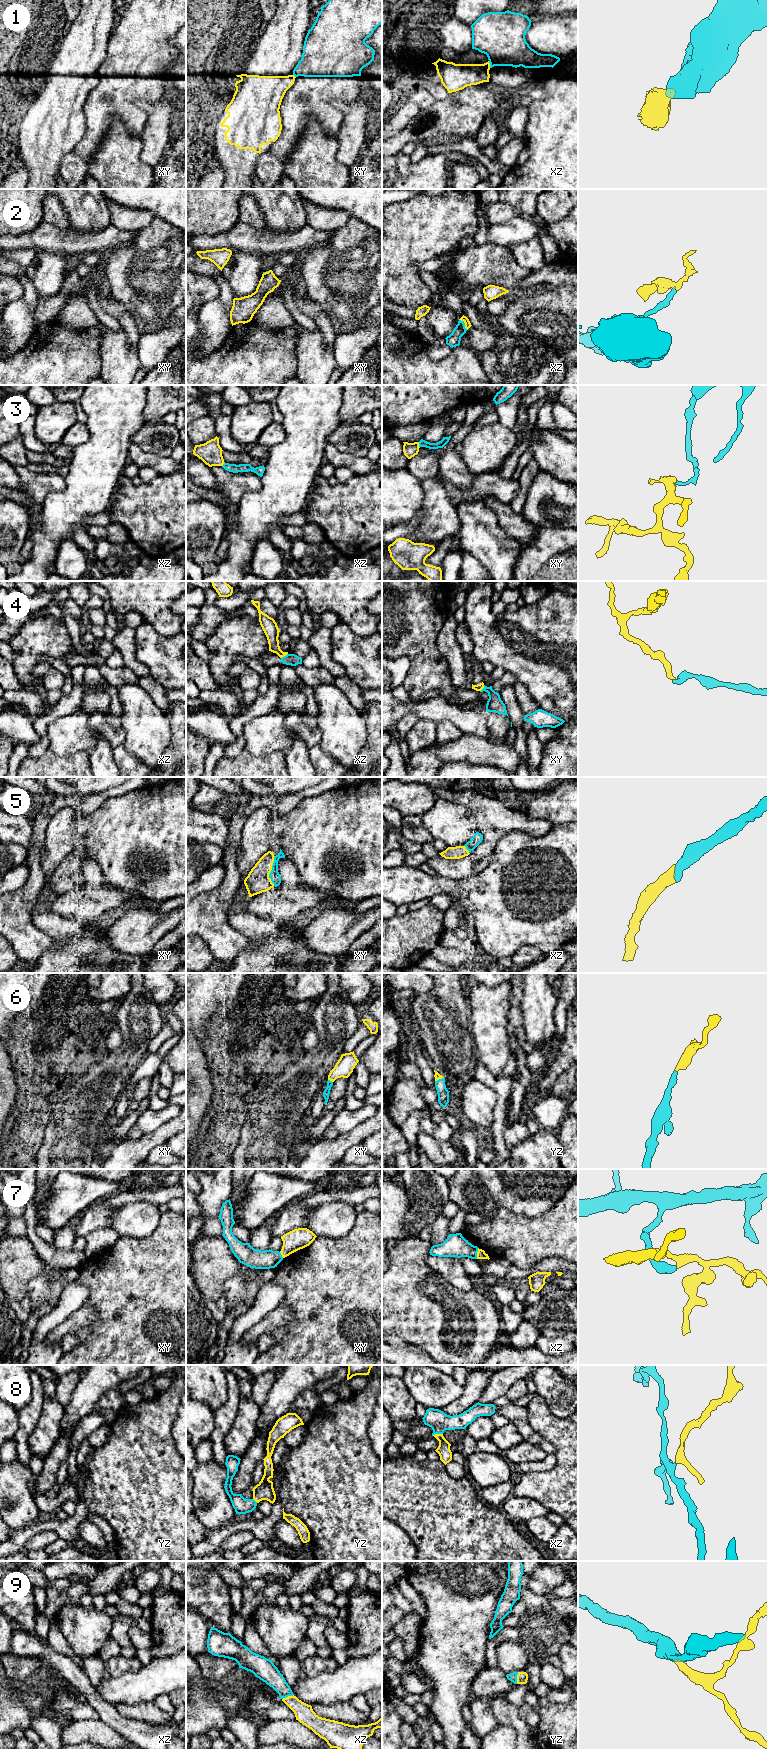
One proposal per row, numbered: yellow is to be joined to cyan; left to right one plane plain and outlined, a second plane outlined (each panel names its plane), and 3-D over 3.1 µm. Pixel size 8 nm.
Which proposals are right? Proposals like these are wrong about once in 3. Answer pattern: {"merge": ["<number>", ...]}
{"merge": ["2", "4", "5", "6", "8", "9"]}

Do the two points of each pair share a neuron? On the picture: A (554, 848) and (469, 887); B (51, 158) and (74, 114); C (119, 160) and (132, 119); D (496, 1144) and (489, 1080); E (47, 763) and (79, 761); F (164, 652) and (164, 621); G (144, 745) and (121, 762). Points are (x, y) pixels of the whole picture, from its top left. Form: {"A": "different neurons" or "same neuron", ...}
{"A": "same neuron", "B": "same neuron", "C": "different neurons", "D": "same neuron", "E": "same neuron", "F": "different neurons", "G": "different neurons"}

